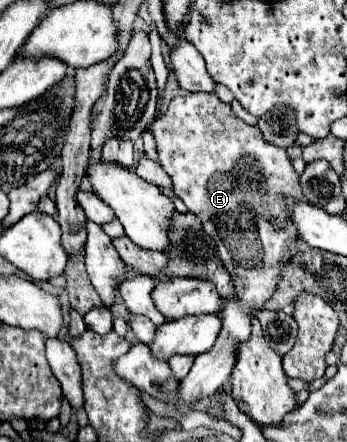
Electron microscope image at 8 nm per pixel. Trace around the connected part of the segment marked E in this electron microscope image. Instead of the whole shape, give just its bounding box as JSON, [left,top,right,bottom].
[150,93,308,411]

